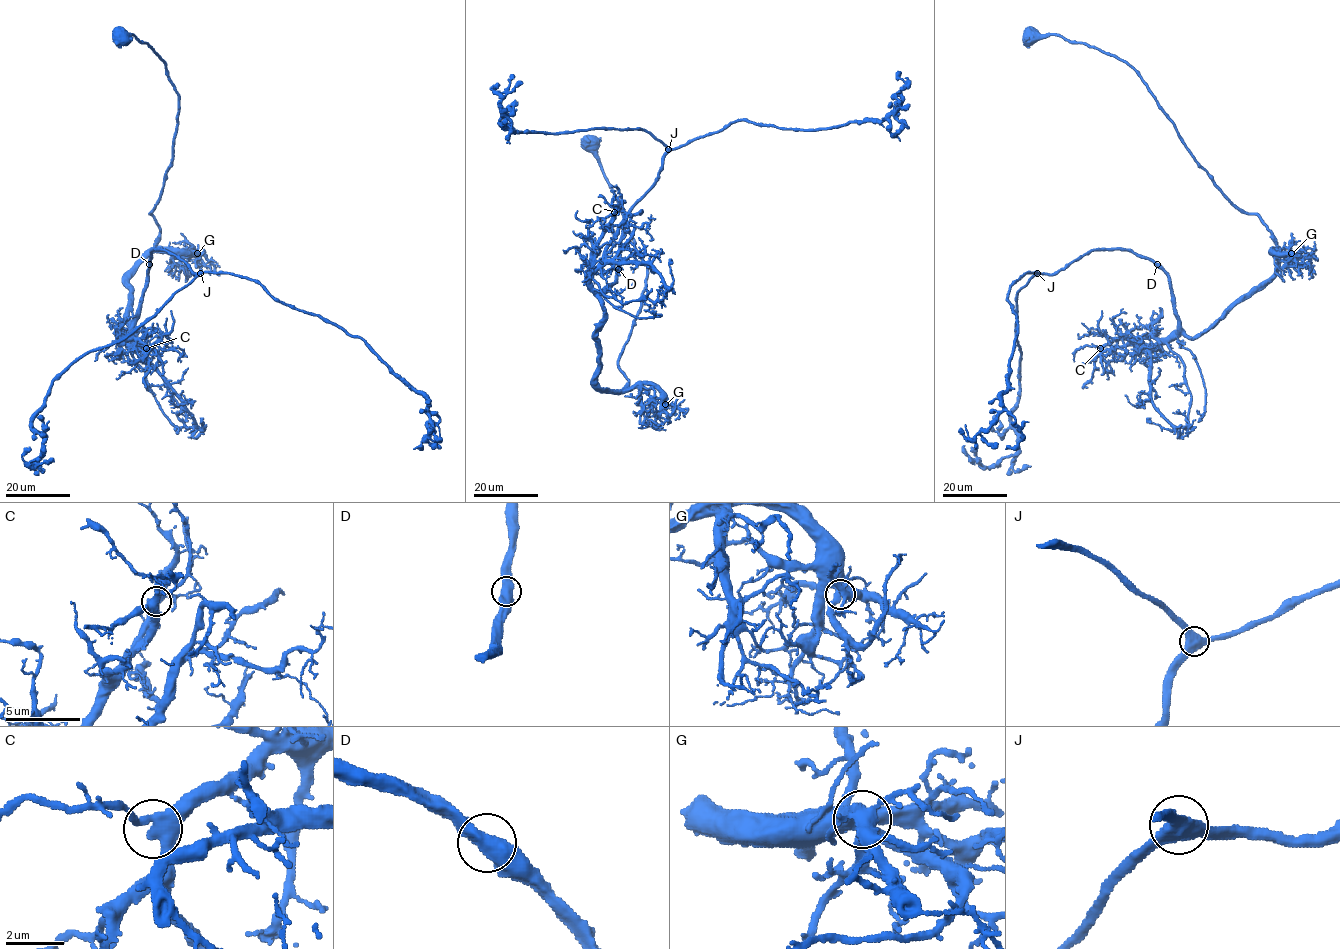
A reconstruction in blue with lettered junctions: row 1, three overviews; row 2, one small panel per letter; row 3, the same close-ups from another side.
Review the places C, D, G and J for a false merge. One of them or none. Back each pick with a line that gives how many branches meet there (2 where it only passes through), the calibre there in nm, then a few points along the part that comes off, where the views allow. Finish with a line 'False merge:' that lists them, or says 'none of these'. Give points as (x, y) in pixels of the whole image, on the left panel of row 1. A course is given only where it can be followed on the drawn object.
False merge: none of these

